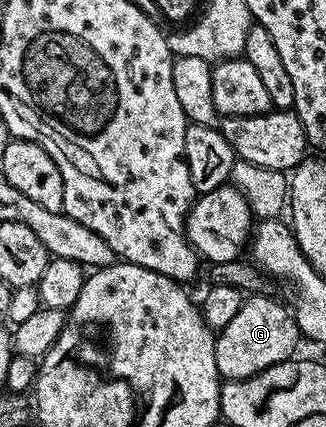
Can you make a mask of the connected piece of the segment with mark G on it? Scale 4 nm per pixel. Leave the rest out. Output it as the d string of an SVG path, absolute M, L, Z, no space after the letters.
M249 296L242 301L239 312L231 324L224 326L216 335L216 368L226 381L247 379L275 363L288 361L298 353L297 341L303 335L297 327L296 317L281 302L266 296Z

